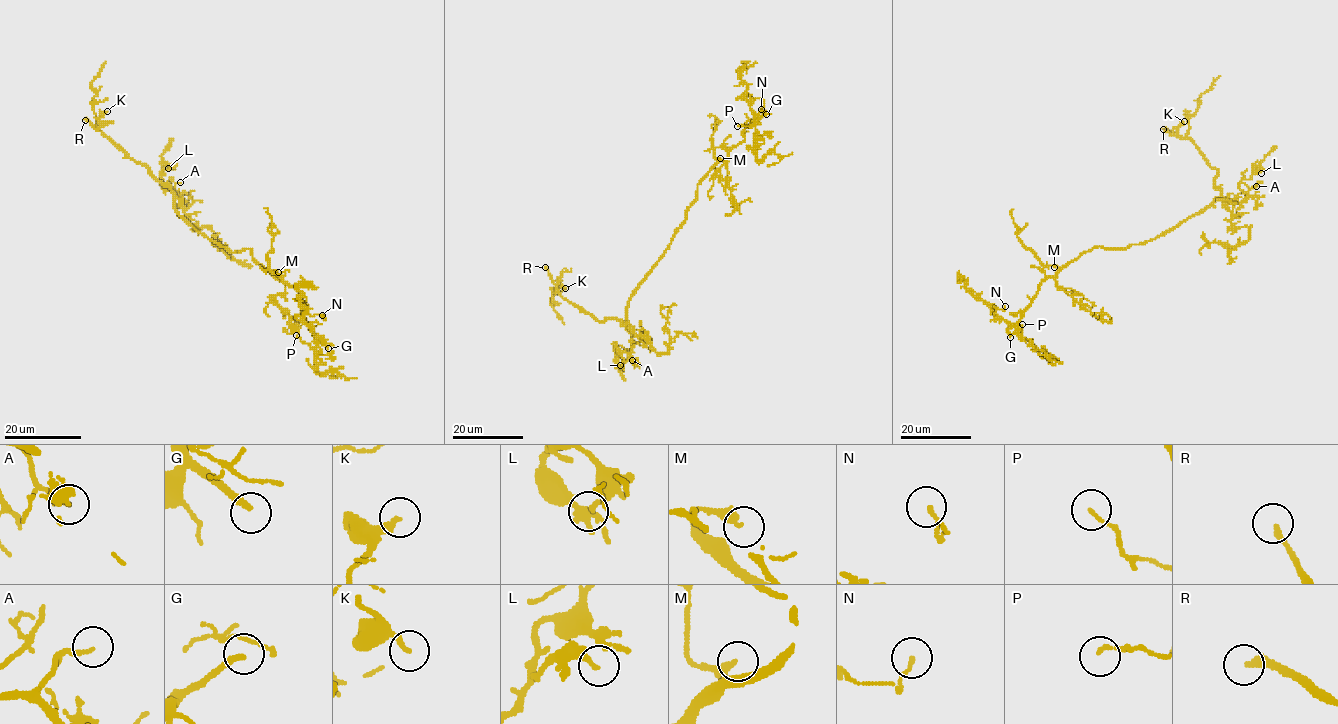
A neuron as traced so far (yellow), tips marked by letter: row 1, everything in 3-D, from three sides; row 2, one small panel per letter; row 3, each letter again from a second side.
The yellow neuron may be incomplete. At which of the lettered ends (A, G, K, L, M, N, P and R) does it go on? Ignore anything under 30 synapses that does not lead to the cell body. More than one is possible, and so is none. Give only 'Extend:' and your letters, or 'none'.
Extend: G, R

